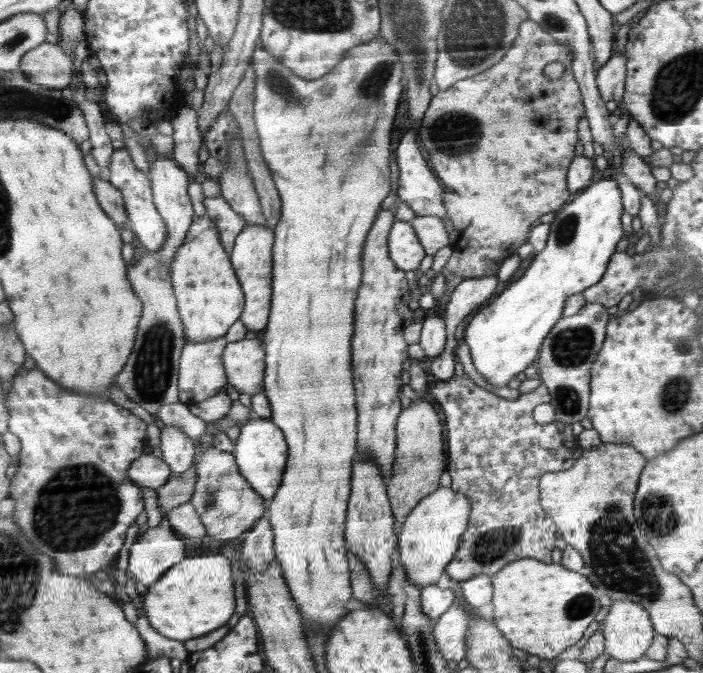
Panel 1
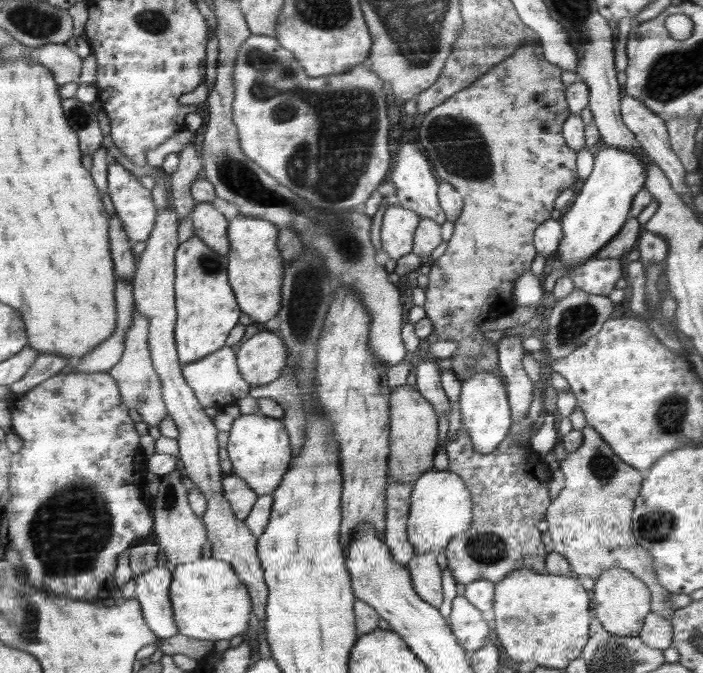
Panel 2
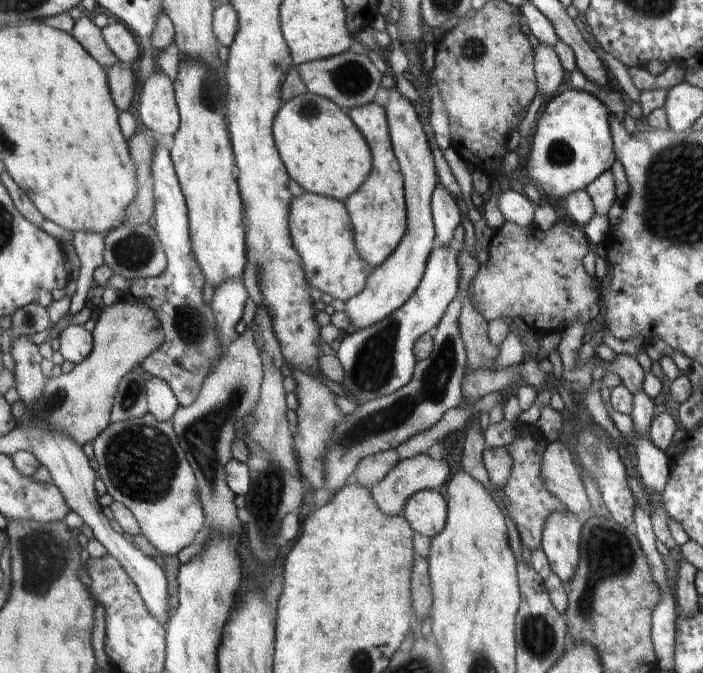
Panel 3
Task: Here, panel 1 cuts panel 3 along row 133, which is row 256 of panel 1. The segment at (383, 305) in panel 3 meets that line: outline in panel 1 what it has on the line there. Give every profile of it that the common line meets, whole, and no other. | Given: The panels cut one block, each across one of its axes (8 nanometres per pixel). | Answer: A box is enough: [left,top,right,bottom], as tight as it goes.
[390,220,426,270]

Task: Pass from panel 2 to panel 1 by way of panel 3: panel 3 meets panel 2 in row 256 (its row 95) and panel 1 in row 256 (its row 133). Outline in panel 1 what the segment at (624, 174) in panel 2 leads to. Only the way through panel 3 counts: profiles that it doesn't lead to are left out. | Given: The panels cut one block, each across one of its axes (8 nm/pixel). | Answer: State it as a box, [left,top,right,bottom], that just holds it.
[464,171,622,388]

